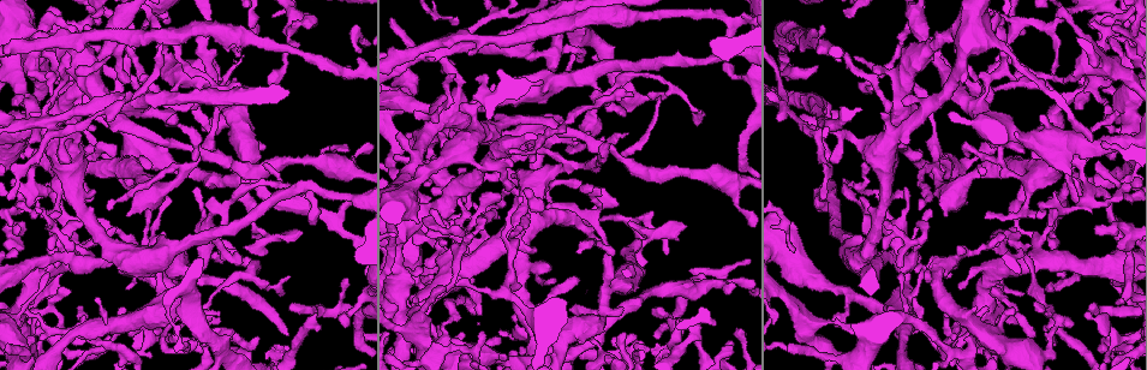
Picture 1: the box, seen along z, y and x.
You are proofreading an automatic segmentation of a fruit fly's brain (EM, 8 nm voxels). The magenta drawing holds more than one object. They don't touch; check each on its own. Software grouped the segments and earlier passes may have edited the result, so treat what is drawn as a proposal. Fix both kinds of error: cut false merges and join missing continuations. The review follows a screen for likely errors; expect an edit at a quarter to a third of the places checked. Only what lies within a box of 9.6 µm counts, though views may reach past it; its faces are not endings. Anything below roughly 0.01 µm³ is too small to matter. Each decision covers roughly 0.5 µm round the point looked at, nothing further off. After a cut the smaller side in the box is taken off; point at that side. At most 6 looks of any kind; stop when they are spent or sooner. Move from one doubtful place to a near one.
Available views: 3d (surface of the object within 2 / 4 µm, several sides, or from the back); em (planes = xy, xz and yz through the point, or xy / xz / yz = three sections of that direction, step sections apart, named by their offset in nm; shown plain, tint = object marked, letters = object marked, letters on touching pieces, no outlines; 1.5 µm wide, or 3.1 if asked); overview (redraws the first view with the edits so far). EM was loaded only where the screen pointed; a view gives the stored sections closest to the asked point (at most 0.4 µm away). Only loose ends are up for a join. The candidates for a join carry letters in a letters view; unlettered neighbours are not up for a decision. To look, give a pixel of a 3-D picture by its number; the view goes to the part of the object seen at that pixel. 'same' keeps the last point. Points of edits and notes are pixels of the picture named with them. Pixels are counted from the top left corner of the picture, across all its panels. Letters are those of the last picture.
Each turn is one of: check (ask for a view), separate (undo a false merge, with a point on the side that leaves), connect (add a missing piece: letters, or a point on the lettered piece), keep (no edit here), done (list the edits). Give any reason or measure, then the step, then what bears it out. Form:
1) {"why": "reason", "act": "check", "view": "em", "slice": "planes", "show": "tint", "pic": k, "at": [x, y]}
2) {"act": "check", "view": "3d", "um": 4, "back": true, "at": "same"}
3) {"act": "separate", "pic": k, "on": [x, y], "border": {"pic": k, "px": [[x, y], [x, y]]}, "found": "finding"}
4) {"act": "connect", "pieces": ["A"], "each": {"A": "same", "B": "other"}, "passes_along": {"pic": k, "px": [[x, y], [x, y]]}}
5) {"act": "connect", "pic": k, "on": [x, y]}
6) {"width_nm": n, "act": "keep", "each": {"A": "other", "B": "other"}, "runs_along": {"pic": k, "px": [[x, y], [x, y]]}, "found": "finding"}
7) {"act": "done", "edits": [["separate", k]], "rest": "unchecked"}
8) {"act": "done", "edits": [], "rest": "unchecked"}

{"why": "end of a long branch", "act": "check", "view": "em", "slice": "planes", "show": "plain", "pic": 1, "at": [496, 218]}

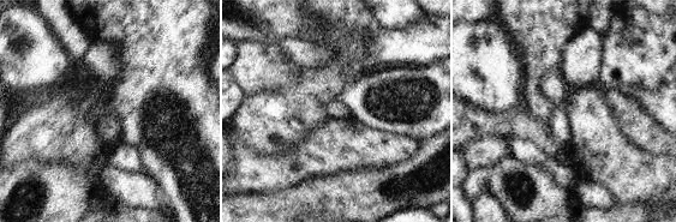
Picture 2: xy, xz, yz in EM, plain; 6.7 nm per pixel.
{"why": "see the neighbours", "act": "check", "view": "em", "slice": "planes", "show": "letters", "at": "same"}

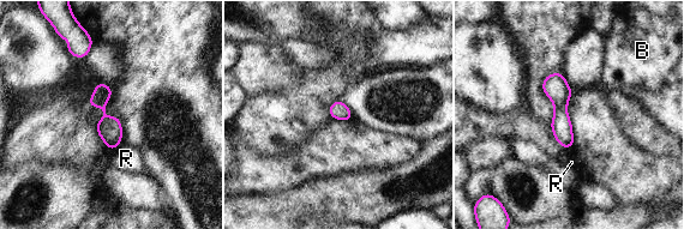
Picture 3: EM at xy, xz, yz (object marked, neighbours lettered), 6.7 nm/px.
{"width_nm": 120, "act": "keep", "each": {"B": "other", "R": "other"}, "border": {"pic": 3, "px": [[120, 143], [112, 150]]}, "found": "none of them fits"}

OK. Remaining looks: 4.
{"why": "free end", "act": "check", "view": "em", "slice": "xz", "step": 4, "show": "tint", "pic": 1, "at": [89, 199]}

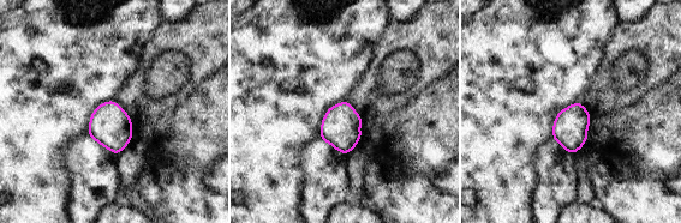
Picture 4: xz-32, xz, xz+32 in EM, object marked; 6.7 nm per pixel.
{"act": "check", "view": "em", "slice": "xz", "step": 4, "show": "letters", "at": "same"}

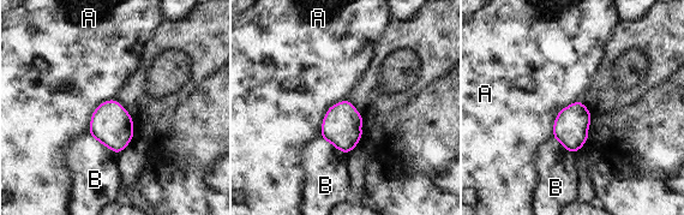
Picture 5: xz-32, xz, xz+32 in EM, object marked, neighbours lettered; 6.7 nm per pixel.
{"act": "keep", "each": {"A": "other", "B": "other"}, "border": {"pic": 5, "px": [[347, 99], [326, 111], [319, 136]]}, "found": "no lettered piece goes on from it"}

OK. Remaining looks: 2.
{"act": "done", "edits": [], "rest": "unchecked"}

